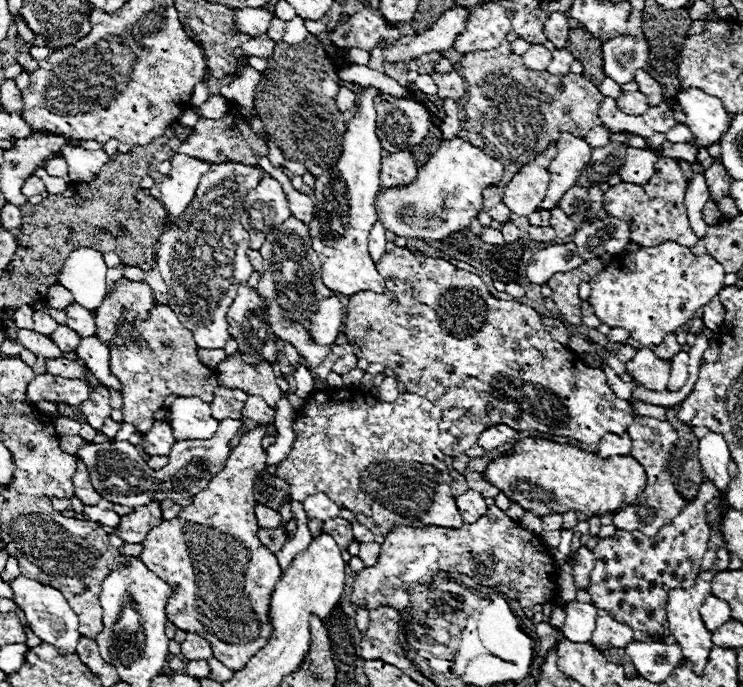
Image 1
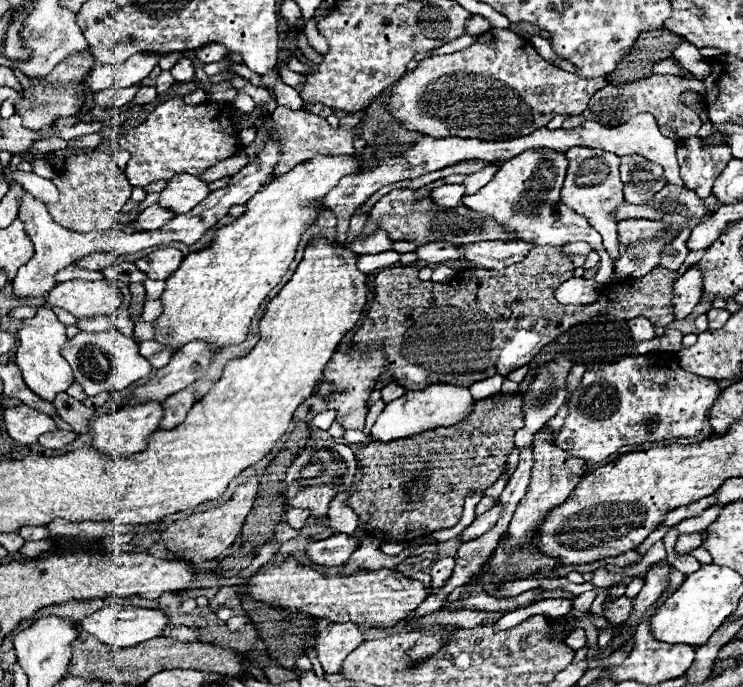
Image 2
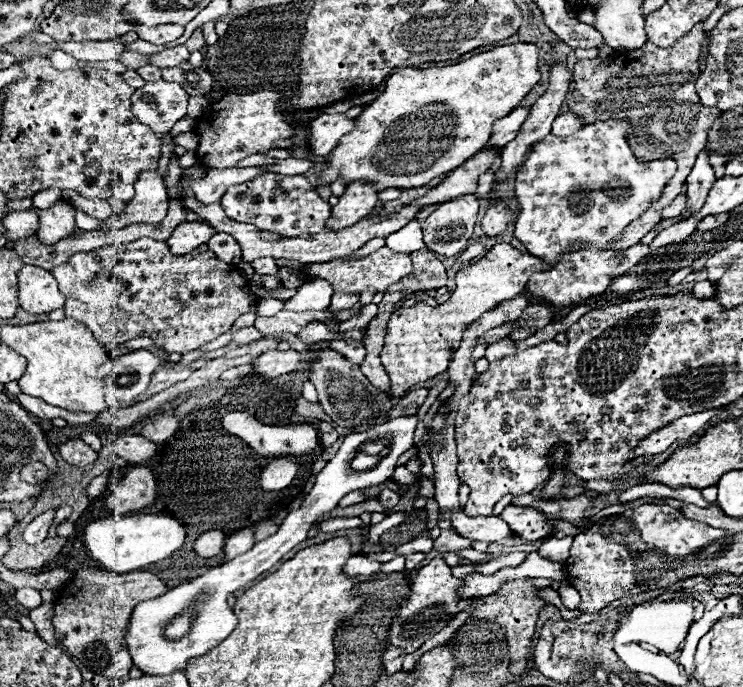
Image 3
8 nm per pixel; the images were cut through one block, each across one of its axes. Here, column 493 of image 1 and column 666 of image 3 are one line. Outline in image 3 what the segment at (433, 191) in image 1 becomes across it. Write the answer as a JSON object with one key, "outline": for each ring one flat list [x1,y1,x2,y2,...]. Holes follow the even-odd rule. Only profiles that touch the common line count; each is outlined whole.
{"outline":[[604,120,586,124,580,132,566,138,548,134,532,146,526,162,516,172,514,194,518,214,514,220,514,236,532,256,546,260,552,266,550,270,532,274,526,288,532,296,554,308,578,304,590,296,602,294,608,288,610,274,620,266,624,254,616,254,616,250,606,246,610,246,610,242,614,242,632,220,638,220,658,200,664,186,676,174,676,160,670,158,642,164,628,144,628,126,628,120],[576,244,580,250,570,250]]}

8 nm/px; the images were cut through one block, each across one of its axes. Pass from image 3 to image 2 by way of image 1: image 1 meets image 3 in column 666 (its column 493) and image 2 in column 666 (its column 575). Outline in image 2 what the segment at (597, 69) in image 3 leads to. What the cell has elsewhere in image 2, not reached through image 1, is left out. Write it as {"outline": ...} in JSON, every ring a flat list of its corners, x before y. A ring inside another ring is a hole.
{"outline":[[652,74,652,76,646,76,642,80,634,80,634,82,626,82,626,84,608,84,606,88,598,90,592,96,592,100,590,100,590,104,582,116,569,116,563,122,562,128,572,129,581,125,582,122,586,122,586,120,596,120,604,126,620,126,640,112,652,112,656,116,664,136,680,142,682,138,698,136,698,130,702,126,698,114,680,102,680,94,688,89,695,90,698,93,706,92,701,81,695,78,684,80,684,78,672,76,672,74,664,74,664,76]]}

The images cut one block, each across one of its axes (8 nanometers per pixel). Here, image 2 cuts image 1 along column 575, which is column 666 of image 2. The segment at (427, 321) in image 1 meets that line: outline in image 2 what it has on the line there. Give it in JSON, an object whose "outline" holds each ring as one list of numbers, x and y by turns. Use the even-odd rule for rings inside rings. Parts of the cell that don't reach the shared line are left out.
{"outline":[[652,352,626,356,612,364,594,364,572,392,566,422,556,432,554,444,574,458,596,464,620,446,698,436,718,396,718,382,684,372,676,354]]}

